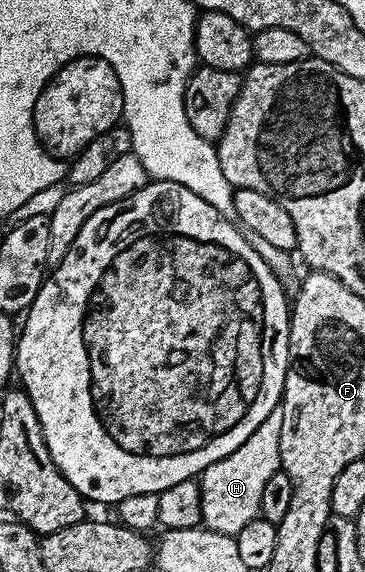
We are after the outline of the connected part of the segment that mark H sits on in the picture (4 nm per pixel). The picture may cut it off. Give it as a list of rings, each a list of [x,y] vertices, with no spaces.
[[[278,406],[251,436],[247,436],[247,440],[243,440],[243,444],[239,444],[239,448],[235,448],[235,452],[231,452],[231,456],[223,456],[223,460],[211,464],[199,475],[201,522],[205,528],[236,536],[240,530],[247,528],[247,524],[251,524],[253,518],[260,515],[263,488],[267,480],[271,480],[271,476],[275,476],[275,472],[281,469],[279,433],[282,431],[282,424],[283,410]]]

